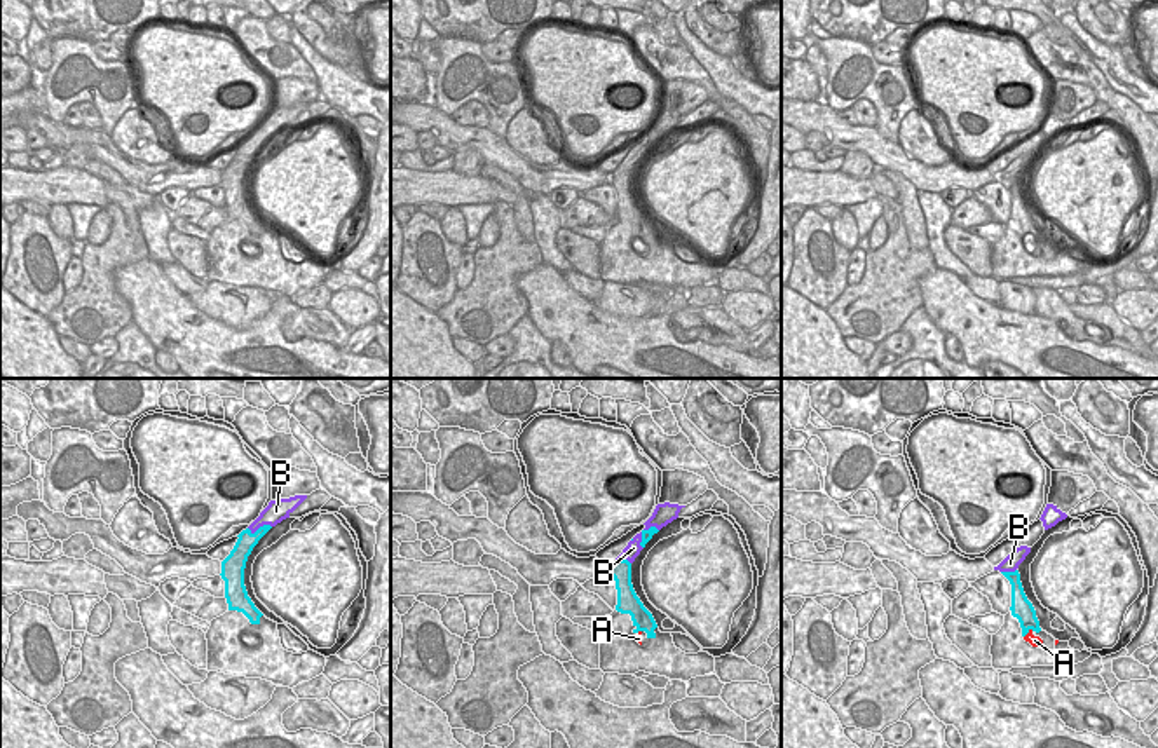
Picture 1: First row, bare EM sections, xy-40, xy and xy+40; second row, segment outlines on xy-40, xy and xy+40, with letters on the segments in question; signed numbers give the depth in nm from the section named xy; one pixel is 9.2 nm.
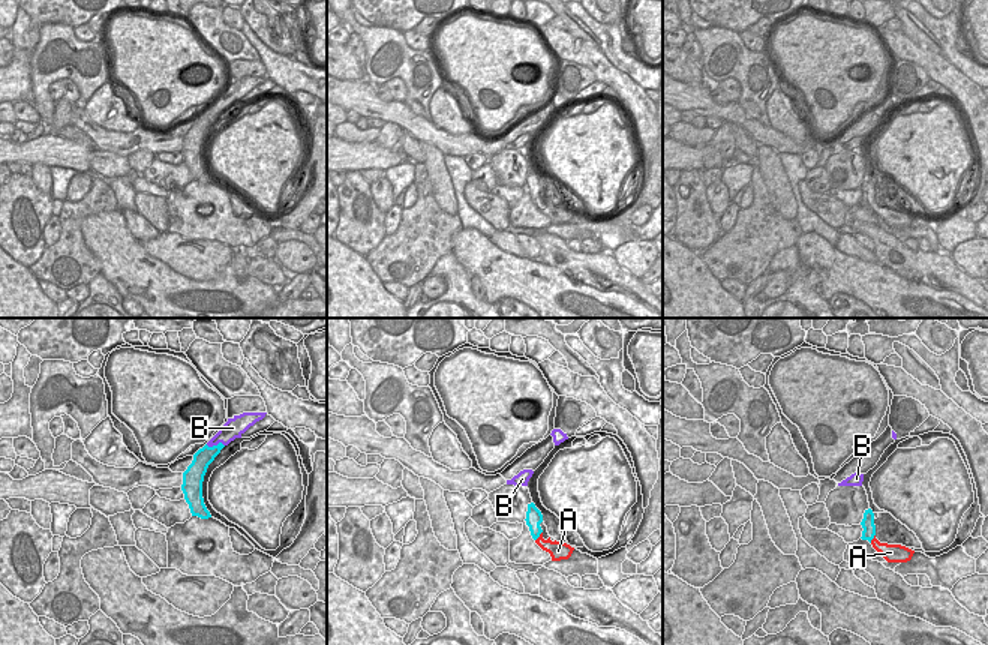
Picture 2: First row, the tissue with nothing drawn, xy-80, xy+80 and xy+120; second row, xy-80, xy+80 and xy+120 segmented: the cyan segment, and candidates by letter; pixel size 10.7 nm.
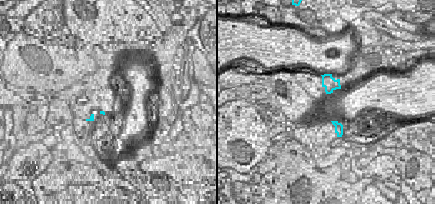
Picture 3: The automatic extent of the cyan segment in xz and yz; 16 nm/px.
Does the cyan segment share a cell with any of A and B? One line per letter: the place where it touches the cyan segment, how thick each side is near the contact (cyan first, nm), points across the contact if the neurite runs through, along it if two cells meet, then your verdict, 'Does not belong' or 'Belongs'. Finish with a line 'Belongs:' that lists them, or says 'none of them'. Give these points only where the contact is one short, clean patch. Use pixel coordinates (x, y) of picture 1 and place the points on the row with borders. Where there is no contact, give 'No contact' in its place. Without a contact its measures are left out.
A: Touches cyan at xy+40 (1028, 632). Thickness 200 nm (cyan) against 100 nm. Path across: xy+40 (1022, 609), (1028, 619), (1028, 632), (1035, 640). Belongs
B: Touches cyan at xy (642, 534). Thickness 100 nm (cyan) against 140 nm. Does not belong
Belongs: A

